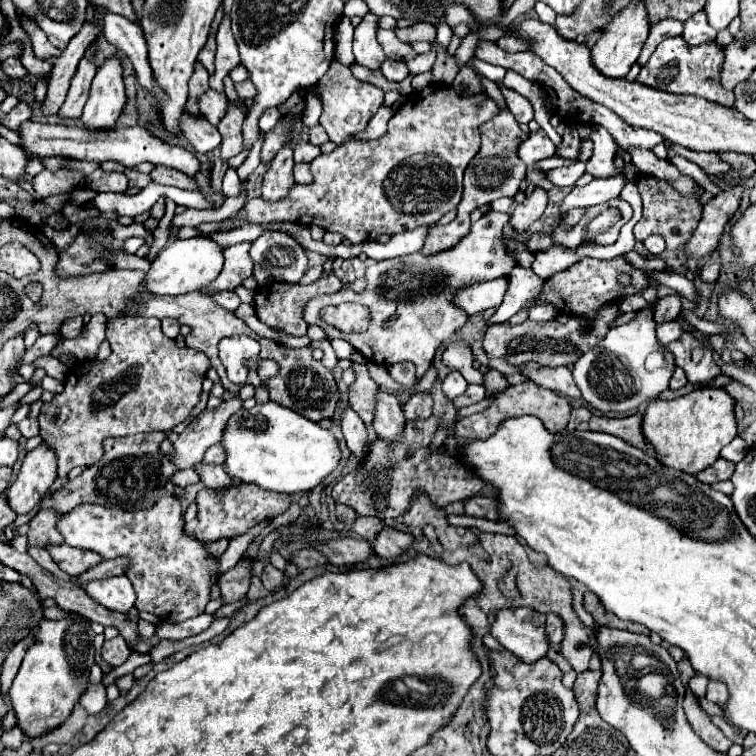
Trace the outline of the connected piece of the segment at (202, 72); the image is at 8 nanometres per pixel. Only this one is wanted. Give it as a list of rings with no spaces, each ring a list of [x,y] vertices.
[[[197,64],[195,72],[193,72],[191,80],[189,80],[189,100],[187,100],[187,106],[185,106],[191,114],[199,114],[199,110],[197,110],[197,98],[201,94],[205,94],[207,90],[209,90],[207,70],[201,64]]]

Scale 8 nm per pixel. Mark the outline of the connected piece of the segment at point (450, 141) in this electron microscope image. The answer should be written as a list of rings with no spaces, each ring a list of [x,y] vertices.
[[[431,84],[421,92],[413,92],[389,120],[385,136],[377,140],[345,140],[331,154],[321,154],[311,162],[313,182],[295,184],[291,192],[277,202],[263,200],[261,196],[249,198],[247,204],[231,218],[247,220],[247,224],[265,224],[289,220],[311,226],[315,218],[327,220],[327,232],[339,232],[349,242],[361,244],[375,240],[381,234],[399,234],[417,226],[435,224],[445,212],[453,210],[463,194],[463,172],[471,158],[479,152],[479,126],[497,114],[497,104],[487,94],[459,96],[451,86]]]

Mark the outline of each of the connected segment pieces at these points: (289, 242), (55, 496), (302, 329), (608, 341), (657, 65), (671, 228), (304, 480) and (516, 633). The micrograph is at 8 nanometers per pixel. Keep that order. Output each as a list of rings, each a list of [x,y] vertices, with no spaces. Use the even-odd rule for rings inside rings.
[[[265,232],[251,248],[251,258],[255,260],[255,278],[259,286],[265,278],[281,276],[285,282],[299,282],[307,270],[305,248],[285,232]]]
[[[151,432],[143,436],[105,440],[103,458],[91,468],[87,468],[83,474],[79,474],[77,478],[69,480],[69,484],[65,484],[63,488],[57,488],[53,494],[45,494],[39,502],[41,508],[55,508],[55,512],[65,514],[81,502],[93,502],[109,508],[137,510],[137,508],[149,508],[151,504],[155,504],[159,496],[167,492],[179,496],[183,488],[173,486],[169,480],[171,474],[177,472],[177,468],[159,450],[159,444],[163,438],[165,438],[163,432]]]
[[[329,274],[329,276],[323,276],[319,278],[317,282],[313,284],[307,284],[307,286],[301,286],[301,284],[273,284],[273,286],[265,286],[265,288],[259,288],[255,292],[255,312],[257,312],[257,318],[261,322],[265,322],[267,326],[271,328],[277,328],[277,330],[283,330],[291,336],[305,336],[307,334],[307,322],[303,320],[303,308],[305,304],[317,296],[317,294],[329,294],[329,292],[337,292],[341,288],[341,280],[335,276],[335,274]]]
[[[649,308],[649,310],[641,310],[635,320],[621,324],[617,328],[611,328],[607,336],[595,348],[581,354],[581,358],[573,366],[573,378],[575,378],[577,388],[581,390],[581,396],[585,398],[589,406],[601,410],[603,414],[611,414],[611,412],[629,414],[629,412],[635,412],[635,408],[639,408],[641,404],[655,400],[669,386],[673,370],[675,370],[673,354],[655,338],[653,308]]]
[[[671,36],[657,46],[657,50],[649,58],[649,62],[641,68],[637,80],[645,86],[655,88],[655,90],[673,92],[673,94],[697,94],[697,96],[703,96],[703,98],[717,102],[721,106],[733,108],[733,104],[735,104],[733,90],[727,90],[719,84],[723,56],[725,56],[723,48],[717,46],[715,42],[699,44],[697,48],[691,48],[683,40],[683,36]]]
[[[639,176],[637,188],[639,188],[639,194],[643,200],[643,218],[633,230],[635,238],[639,242],[643,242],[649,234],[661,234],[671,248],[683,246],[691,238],[691,234],[693,234],[693,230],[701,218],[703,206],[699,204],[699,198],[697,196],[685,196],[683,198],[677,190],[671,188],[671,184],[667,184],[665,180],[653,178],[653,176]]]
[[[273,400],[255,404],[253,410],[239,408],[223,430],[221,444],[225,448],[223,468],[229,476],[283,494],[309,492],[337,468],[341,458],[337,438],[329,430]]]
[[[503,608],[491,628],[491,634],[505,650],[523,662],[535,662],[547,656],[549,640],[545,632],[545,614],[531,608]]]

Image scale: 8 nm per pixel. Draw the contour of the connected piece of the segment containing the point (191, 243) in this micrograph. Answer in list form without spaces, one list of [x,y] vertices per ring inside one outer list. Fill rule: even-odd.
[[[195,236],[189,240],[179,240],[167,246],[157,260],[153,260],[151,270],[147,272],[147,292],[155,294],[187,294],[187,292],[201,292],[211,286],[223,266],[223,248],[211,240],[209,236]]]

